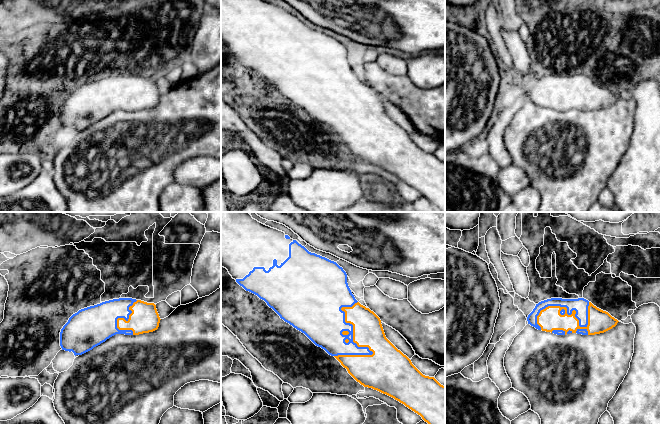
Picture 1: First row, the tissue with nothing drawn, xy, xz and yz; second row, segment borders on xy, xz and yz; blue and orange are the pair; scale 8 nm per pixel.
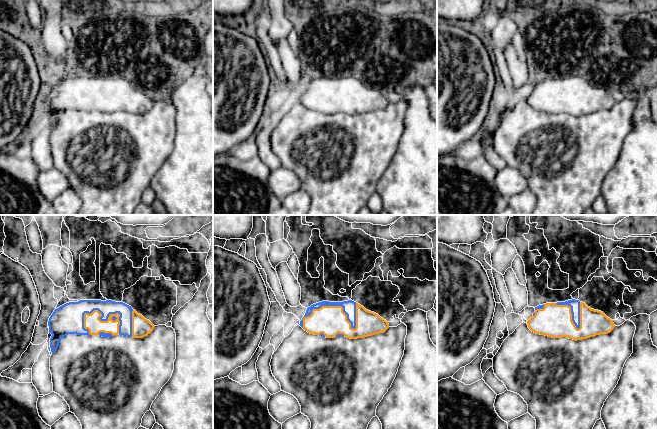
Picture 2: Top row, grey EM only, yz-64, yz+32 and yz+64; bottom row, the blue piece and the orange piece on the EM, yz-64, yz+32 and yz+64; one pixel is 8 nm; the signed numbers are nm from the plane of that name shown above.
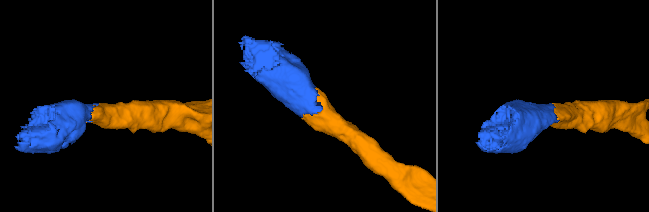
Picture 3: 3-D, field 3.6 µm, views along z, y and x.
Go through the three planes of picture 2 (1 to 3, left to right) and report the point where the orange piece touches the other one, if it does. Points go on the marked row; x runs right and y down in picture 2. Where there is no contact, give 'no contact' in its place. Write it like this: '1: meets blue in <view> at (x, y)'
1: meets blue in yz-64 at (106, 320)
2: meets blue in yz+32 at (340, 305)
3: meets blue in yz+64 at (571, 311)

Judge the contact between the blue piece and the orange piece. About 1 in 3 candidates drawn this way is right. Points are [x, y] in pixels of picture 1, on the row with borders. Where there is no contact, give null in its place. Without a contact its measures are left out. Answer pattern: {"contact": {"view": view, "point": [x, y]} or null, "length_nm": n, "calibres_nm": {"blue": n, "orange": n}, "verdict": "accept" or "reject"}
{"contact": {"view": "yz", "point": [573, 309]}, "length_nm": 460, "calibres_nm": {"blue": 120, "orange": 190}, "verdict": "accept"}

